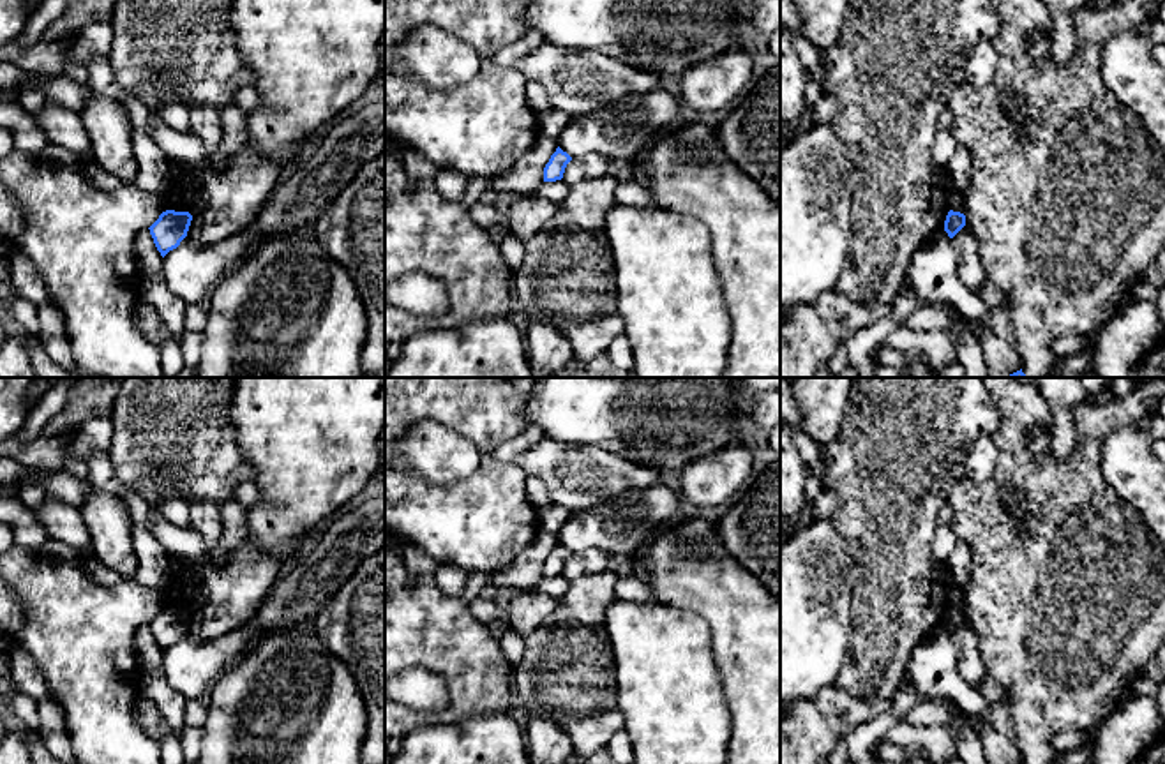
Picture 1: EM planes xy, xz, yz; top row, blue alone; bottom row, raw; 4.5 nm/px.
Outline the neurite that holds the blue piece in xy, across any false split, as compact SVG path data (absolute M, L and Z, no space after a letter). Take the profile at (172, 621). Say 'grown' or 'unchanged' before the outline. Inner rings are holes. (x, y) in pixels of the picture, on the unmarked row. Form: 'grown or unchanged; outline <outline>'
unchanged; outline M166 605L148 623L154 633L154 639L162 653L169 646L177 644L180 637L187 632L191 616L192 616L192 610L189 607Z

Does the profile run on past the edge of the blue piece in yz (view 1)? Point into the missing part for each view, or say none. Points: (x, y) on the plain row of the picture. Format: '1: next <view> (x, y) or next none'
1: next none

